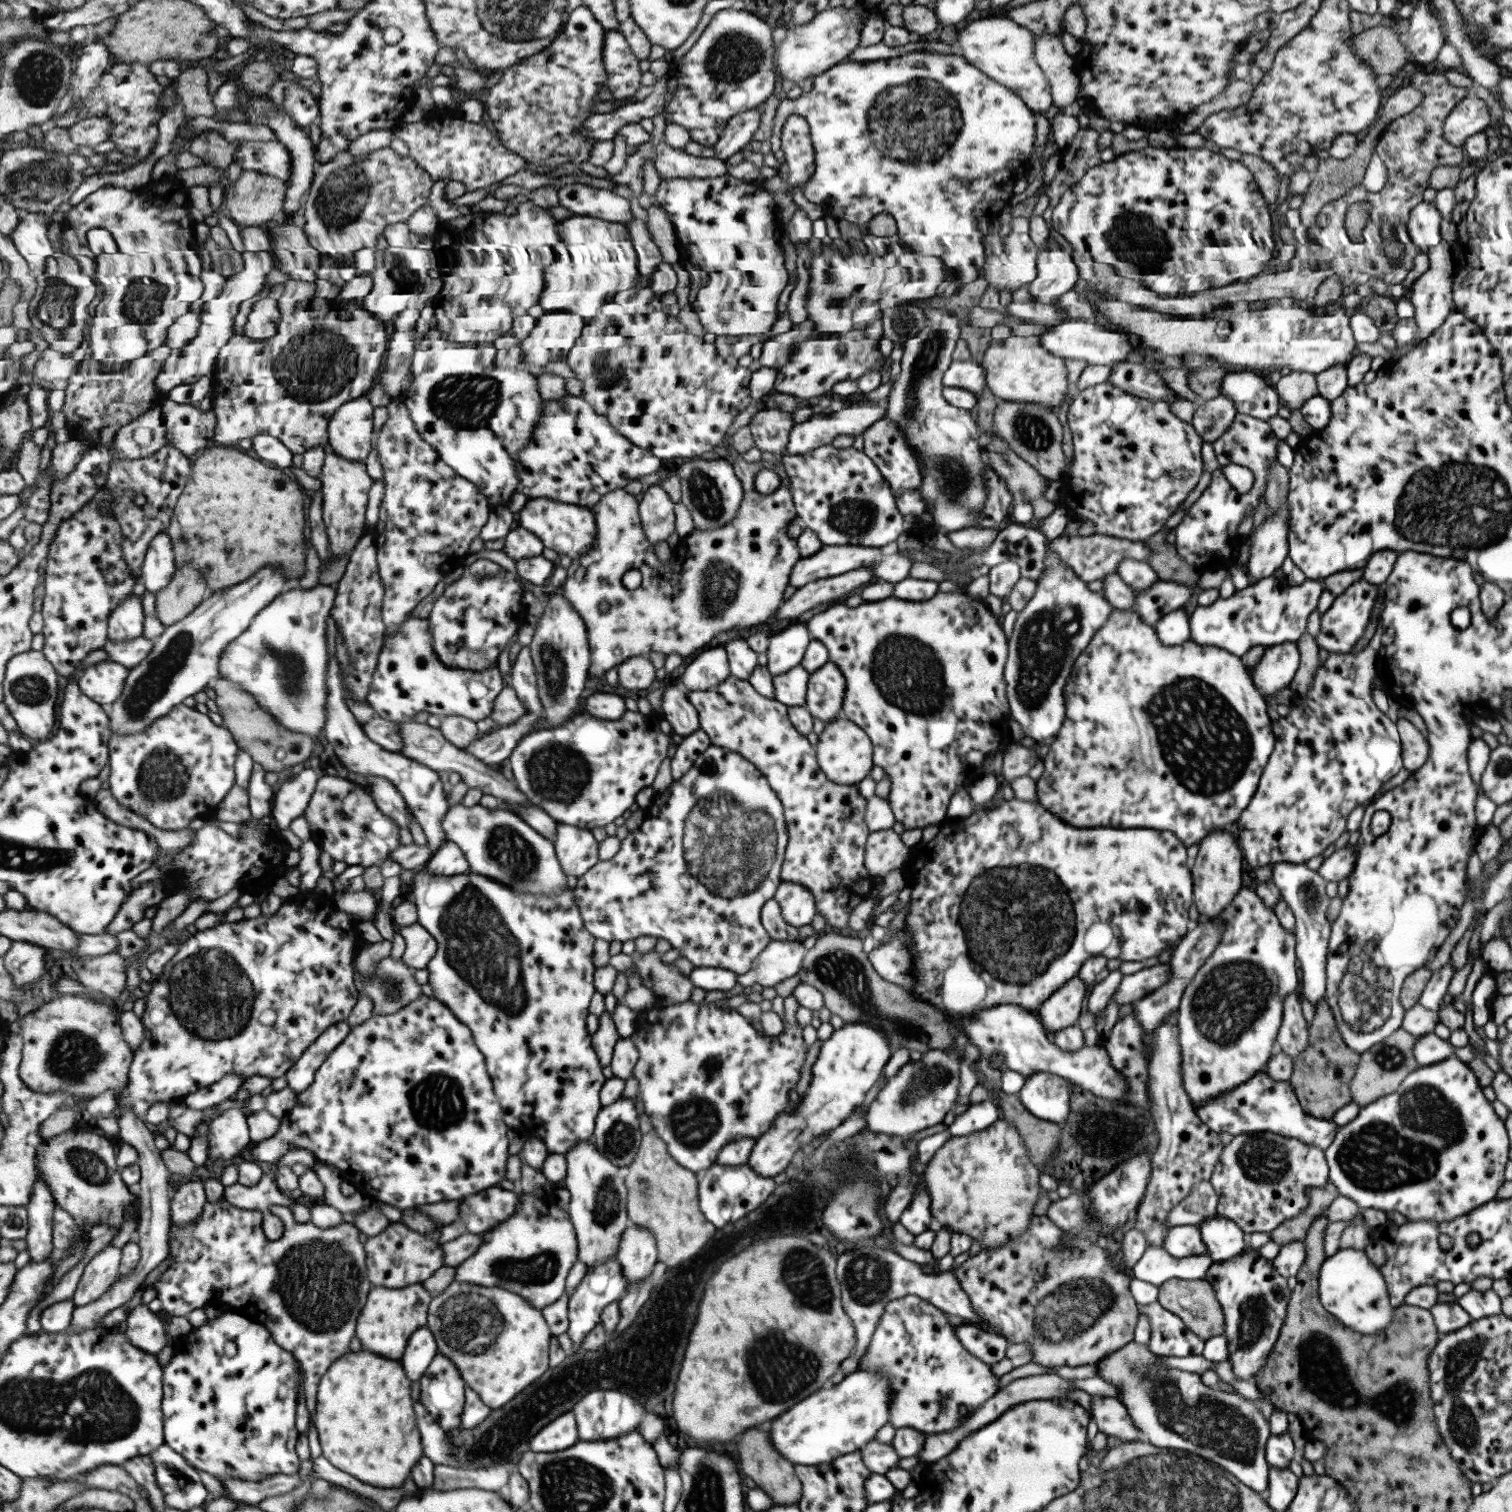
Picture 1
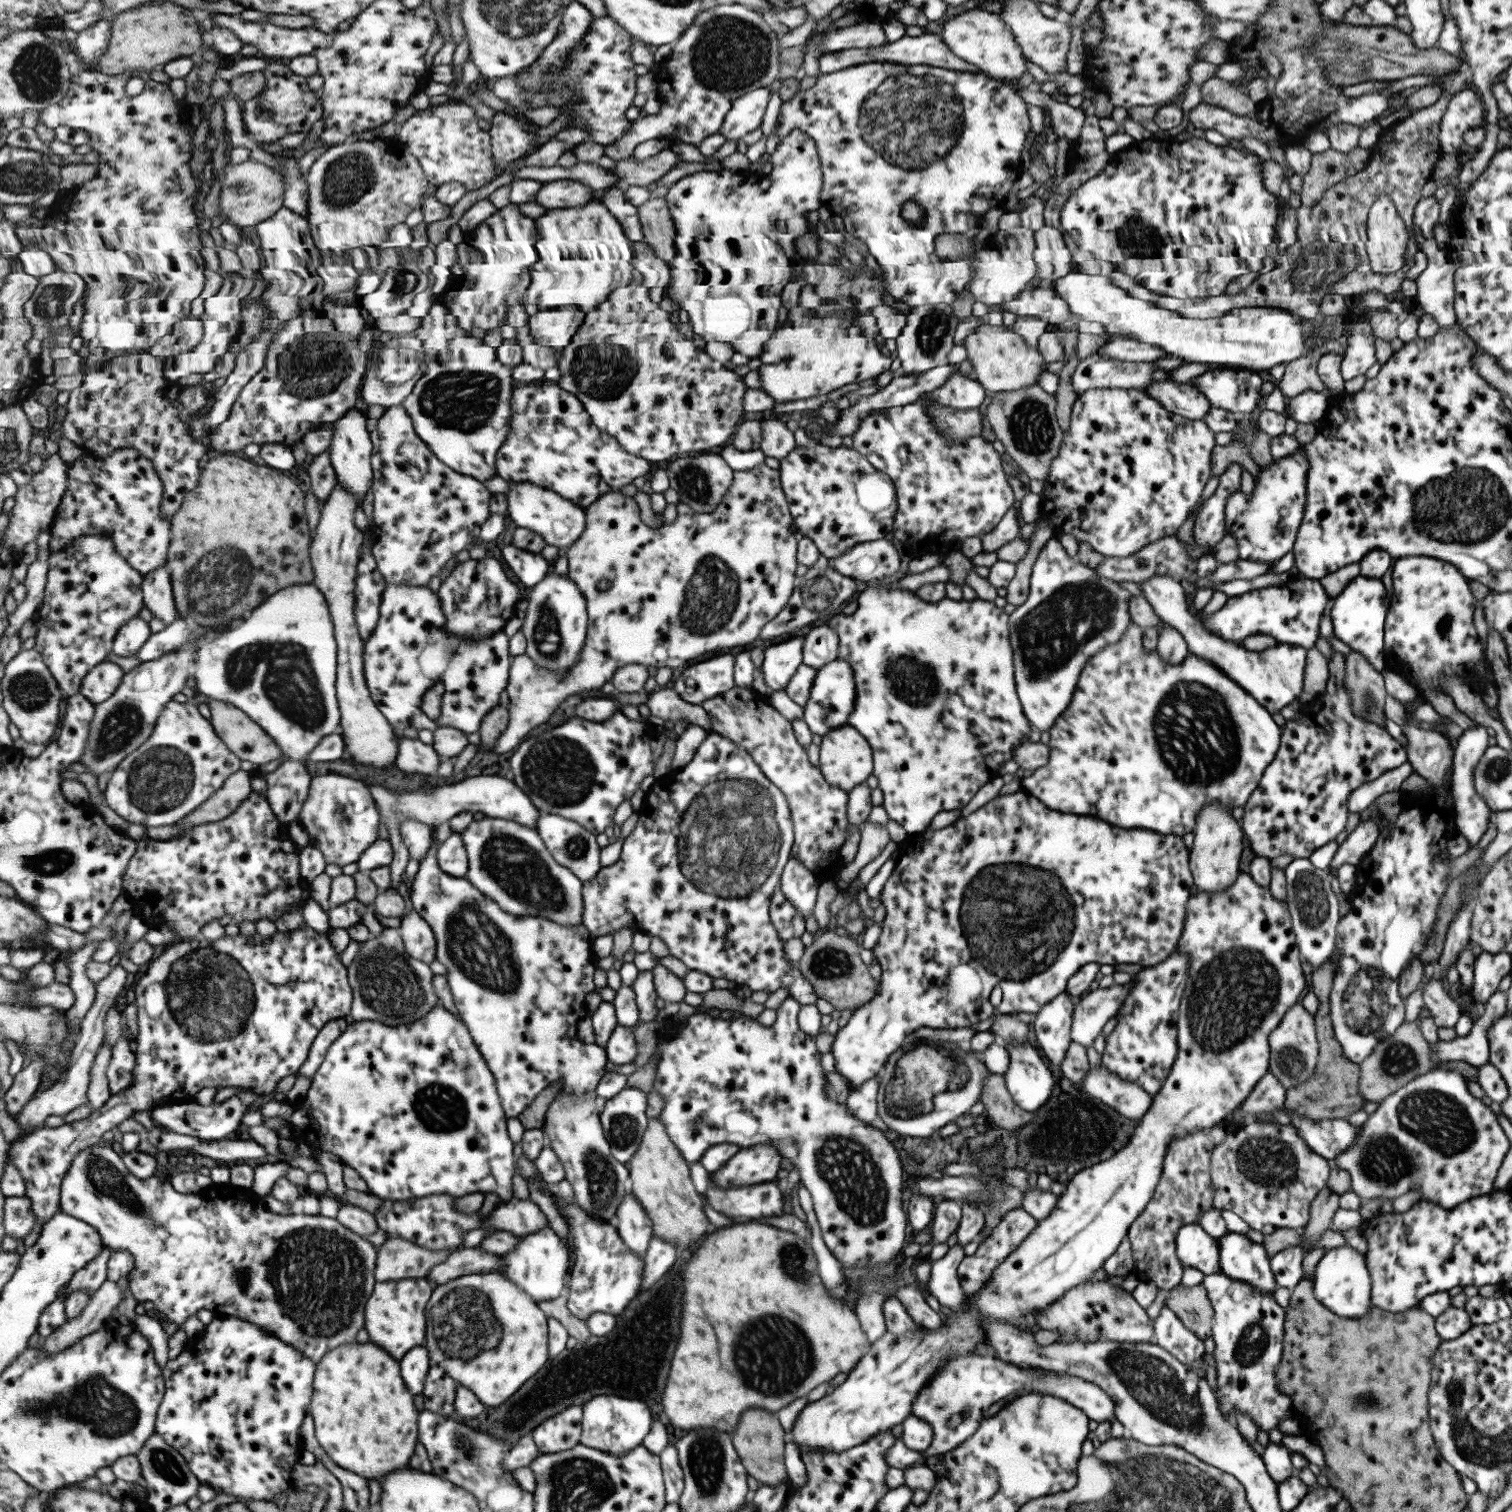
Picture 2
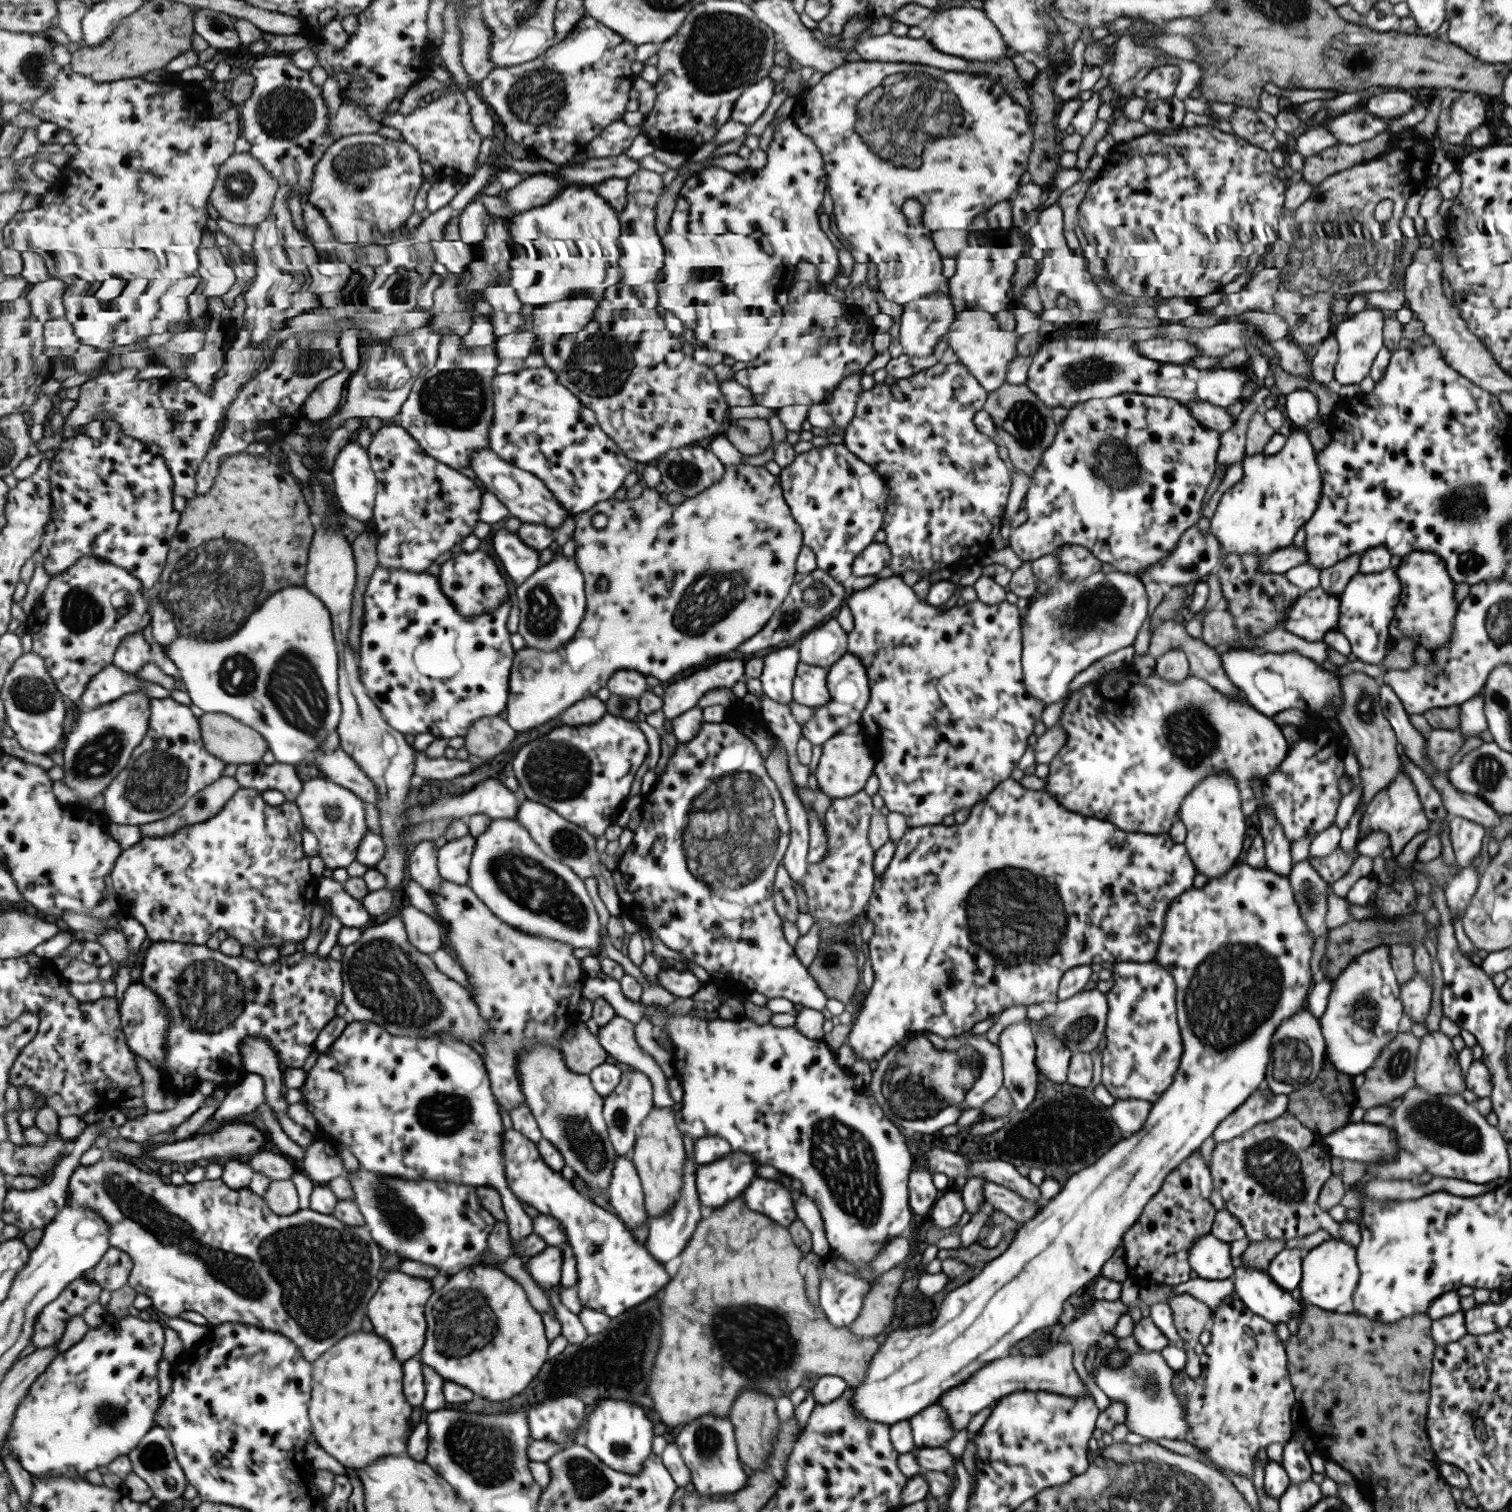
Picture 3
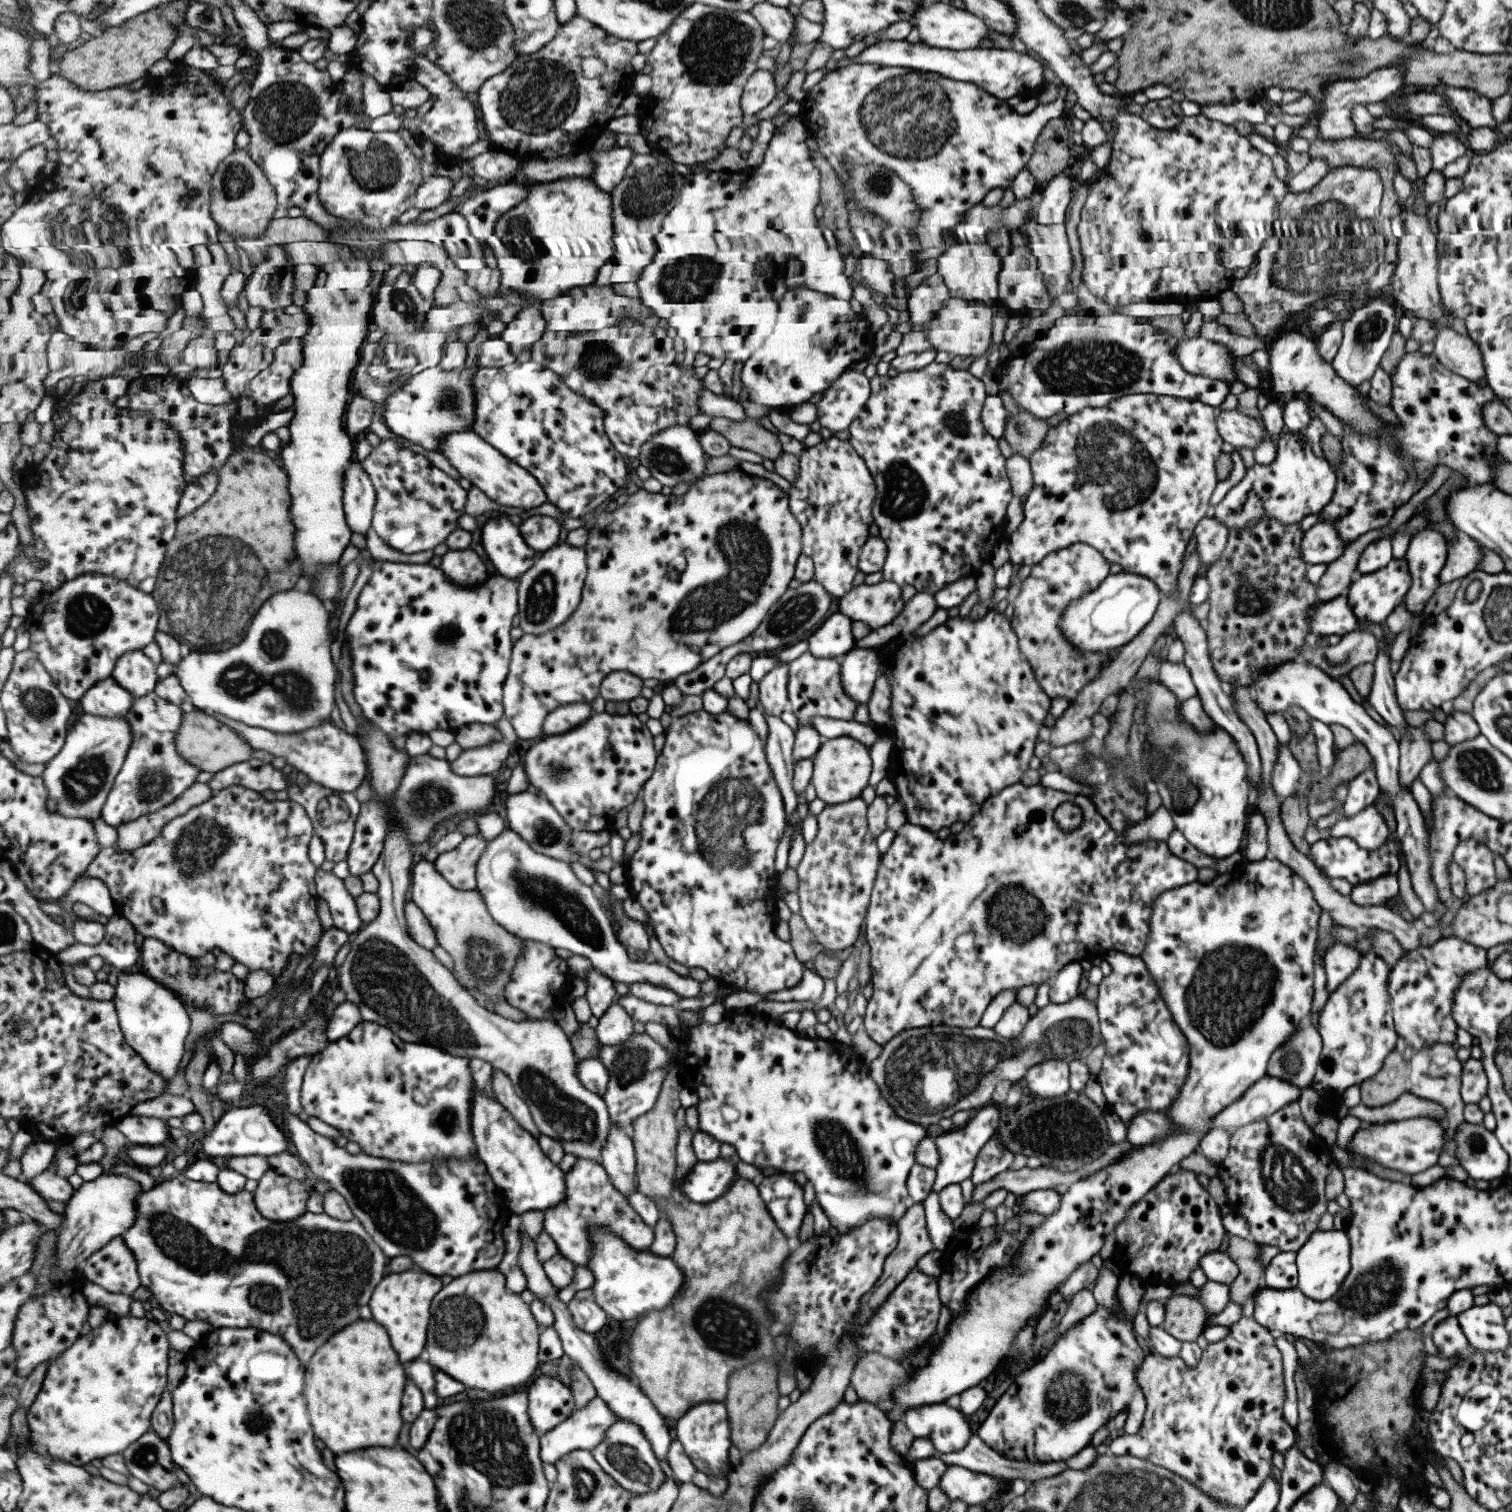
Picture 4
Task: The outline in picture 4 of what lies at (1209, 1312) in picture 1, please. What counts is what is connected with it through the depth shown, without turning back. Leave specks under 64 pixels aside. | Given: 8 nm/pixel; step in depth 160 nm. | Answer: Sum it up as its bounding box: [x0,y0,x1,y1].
[1160,1296,1204,1342]

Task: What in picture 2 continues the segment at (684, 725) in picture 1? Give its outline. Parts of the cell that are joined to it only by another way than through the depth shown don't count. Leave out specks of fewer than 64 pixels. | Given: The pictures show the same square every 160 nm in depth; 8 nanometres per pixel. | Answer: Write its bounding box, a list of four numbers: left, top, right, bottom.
[645,688,710,729]

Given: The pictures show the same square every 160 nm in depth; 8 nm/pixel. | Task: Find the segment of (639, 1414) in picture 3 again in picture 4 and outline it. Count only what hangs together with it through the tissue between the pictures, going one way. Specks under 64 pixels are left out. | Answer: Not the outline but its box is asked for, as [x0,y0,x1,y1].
[592,1414,666,1494]

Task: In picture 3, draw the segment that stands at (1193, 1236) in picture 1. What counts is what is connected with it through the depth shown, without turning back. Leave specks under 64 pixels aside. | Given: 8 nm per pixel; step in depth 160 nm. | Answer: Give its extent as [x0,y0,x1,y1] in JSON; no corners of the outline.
[1187,1233,1234,1280]

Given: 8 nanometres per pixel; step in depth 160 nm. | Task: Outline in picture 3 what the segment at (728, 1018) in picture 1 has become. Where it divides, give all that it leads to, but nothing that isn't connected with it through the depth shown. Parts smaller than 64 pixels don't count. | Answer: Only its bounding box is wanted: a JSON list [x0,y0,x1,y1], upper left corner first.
[584,977,913,1269]

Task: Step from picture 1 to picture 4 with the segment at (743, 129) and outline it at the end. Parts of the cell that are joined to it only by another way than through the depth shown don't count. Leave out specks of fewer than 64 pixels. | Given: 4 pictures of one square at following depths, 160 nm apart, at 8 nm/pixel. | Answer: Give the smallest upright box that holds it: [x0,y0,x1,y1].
[741,70,776,117]

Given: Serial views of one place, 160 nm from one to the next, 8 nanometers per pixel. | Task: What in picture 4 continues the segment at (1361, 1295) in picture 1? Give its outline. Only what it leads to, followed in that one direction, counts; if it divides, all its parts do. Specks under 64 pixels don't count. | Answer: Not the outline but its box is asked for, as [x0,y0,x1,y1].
[1295,1230,1350,1301]

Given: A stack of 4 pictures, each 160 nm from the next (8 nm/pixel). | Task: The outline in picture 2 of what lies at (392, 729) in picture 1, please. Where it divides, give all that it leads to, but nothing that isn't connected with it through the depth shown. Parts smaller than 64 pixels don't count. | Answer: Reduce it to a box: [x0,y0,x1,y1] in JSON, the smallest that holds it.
[396,735,441,776]

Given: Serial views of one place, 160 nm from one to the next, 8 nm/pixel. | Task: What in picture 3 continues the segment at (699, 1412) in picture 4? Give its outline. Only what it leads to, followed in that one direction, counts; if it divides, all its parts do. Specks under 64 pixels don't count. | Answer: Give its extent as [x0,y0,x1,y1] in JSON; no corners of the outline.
[675,1415,747,1499]

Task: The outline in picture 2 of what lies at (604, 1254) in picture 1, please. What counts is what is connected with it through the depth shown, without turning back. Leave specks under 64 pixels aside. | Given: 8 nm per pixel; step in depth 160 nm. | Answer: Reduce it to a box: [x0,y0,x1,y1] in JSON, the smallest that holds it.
[542,1092,631,1227]

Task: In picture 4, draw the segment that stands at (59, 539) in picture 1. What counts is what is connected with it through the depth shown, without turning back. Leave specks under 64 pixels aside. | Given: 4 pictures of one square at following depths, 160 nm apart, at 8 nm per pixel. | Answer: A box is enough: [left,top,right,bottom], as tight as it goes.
[29,574,161,701]

